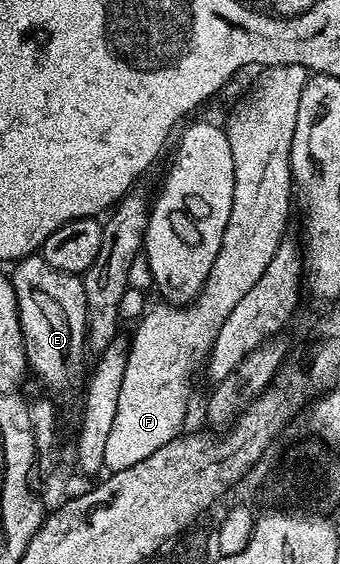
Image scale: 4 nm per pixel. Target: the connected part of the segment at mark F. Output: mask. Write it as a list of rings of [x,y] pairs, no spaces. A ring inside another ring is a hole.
[[[293,64],[265,67],[261,72],[264,73],[257,78],[252,97],[245,104],[238,105],[236,113],[226,123],[230,154],[234,154],[234,206],[230,210],[226,234],[222,234],[218,258],[214,258],[214,266],[196,296],[195,306],[177,306],[167,302],[159,302],[153,308],[151,305],[135,325],[136,333],[130,336],[126,374],[118,394],[118,414],[114,414],[114,426],[110,426],[110,434],[106,437],[104,466],[109,473],[135,466],[142,462],[142,458],[150,458],[154,450],[181,435],[183,428],[180,427],[184,424],[184,375],[188,372],[192,352],[198,351],[204,340],[208,346],[215,342],[224,319],[265,273],[270,258],[286,239],[288,199],[294,188],[292,163],[288,159],[292,153],[294,122],[298,118],[298,98],[302,98],[302,86],[306,86],[310,73],[308,69]]]

